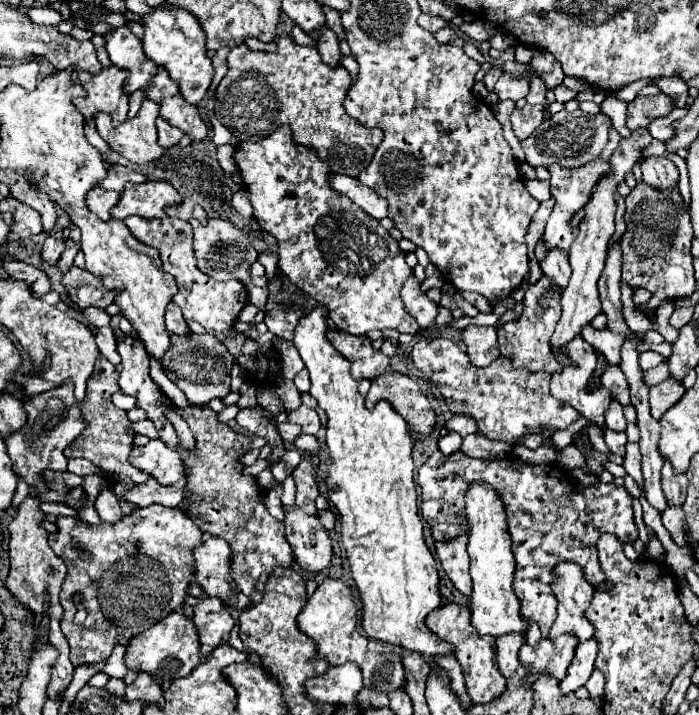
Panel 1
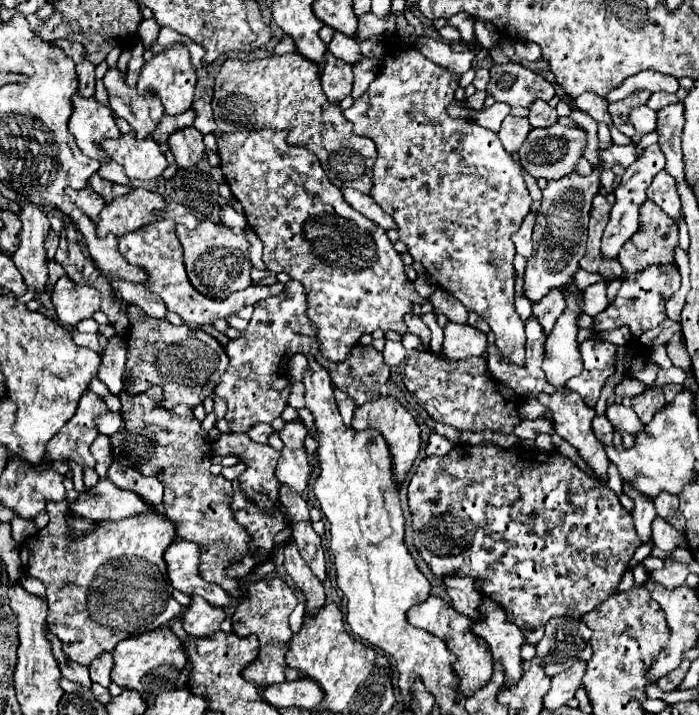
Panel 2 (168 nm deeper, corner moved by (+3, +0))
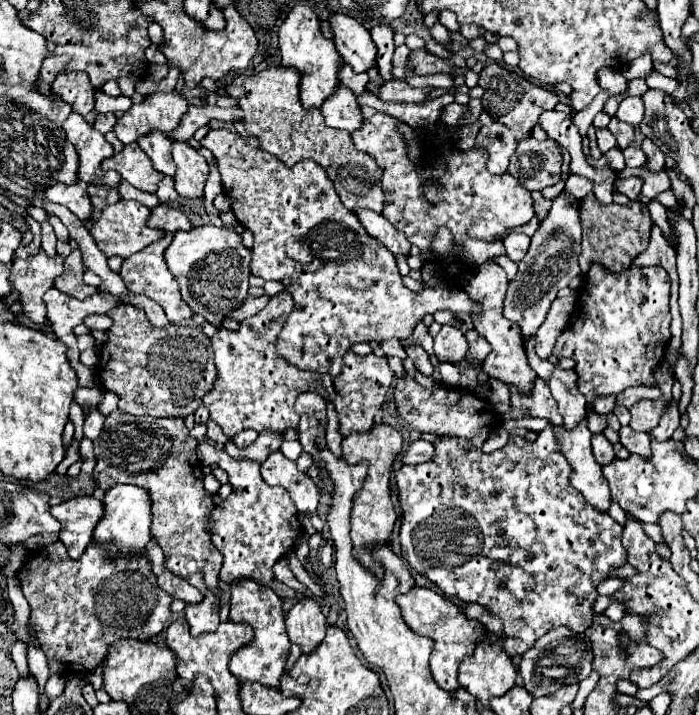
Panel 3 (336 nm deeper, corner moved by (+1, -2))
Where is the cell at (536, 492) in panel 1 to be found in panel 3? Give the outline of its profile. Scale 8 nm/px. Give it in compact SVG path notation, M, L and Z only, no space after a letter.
M548 425L544 431L540 431L540 435L534 443L528 443L524 437L510 437L510 441L502 449L498 449L490 455L482 453L468 439L462 439L462 437L440 437L440 441L434 443L434 449L436 449L434 459L430 459L430 463L404 465L396 473L398 501L400 501L400 507L402 507L400 547L402 547L404 559L410 563L410 567L414 567L420 575L428 577L446 595L458 597L466 603L478 603L478 605L486 607L490 613L494 613L496 617L500 617L504 621L504 635L506 635L504 651L510 657L522 655L546 631L550 631L554 627L560 627L560 625L570 627L570 631L574 631L574 633L584 633L592 623L592 603L598 597L596 585L606 579L608 571L626 563L626 549L622 547L622 541L620 541L622 539L622 525L618 525L608 513L598 513L596 509L586 507L586 501L582 499L582 495L574 487L570 487L570 481L568 481L570 465L558 453L554 427Z

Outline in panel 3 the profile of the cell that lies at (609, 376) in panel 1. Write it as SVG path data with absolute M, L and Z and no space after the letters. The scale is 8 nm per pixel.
M622 427L620 429L620 443L630 453L650 459L650 437L648 437L648 433L638 433L638 431L632 431L630 427Z

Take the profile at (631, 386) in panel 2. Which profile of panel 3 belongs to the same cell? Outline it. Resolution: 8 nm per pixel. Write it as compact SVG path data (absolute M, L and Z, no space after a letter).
M612 395L598 397L598 399L594 399L592 403L594 403L594 407L592 407L594 413L608 413L608 411L614 409L614 397L612 397Z

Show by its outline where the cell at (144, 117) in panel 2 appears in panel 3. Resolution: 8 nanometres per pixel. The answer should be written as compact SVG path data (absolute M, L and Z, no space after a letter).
M150 133L138 139L140 149L150 157L152 165L156 171L160 171L162 175L174 177L174 161L172 161L172 143L166 139L166 135L162 133Z

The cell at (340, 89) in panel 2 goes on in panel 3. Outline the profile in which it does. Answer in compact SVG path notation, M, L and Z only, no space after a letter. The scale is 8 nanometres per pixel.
M338 87L336 93L324 101L320 111L328 127L344 129L348 133L358 131L358 127L362 127L362 121L364 121L364 115L360 111L360 105L354 93L346 87Z

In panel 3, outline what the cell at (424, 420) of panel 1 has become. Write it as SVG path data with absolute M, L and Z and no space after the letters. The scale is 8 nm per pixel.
M376 425L372 427L368 433L352 433L350 437L346 437L342 441L342 457L354 465L354 463L362 463L368 461L368 475L366 475L366 483L362 485L362 491L358 491L358 495L354 495L354 507L350 513L350 537L352 537L352 545L354 545L354 557L358 559L358 563L362 563L362 567L366 567L370 573L382 577L382 563L378 563L370 551L378 545L378 543L390 543L390 535L392 535L392 527L396 521L396 511L390 499L390 487L388 487L388 479L390 479L390 467L396 459L396 455L402 451L402 435L388 425Z

